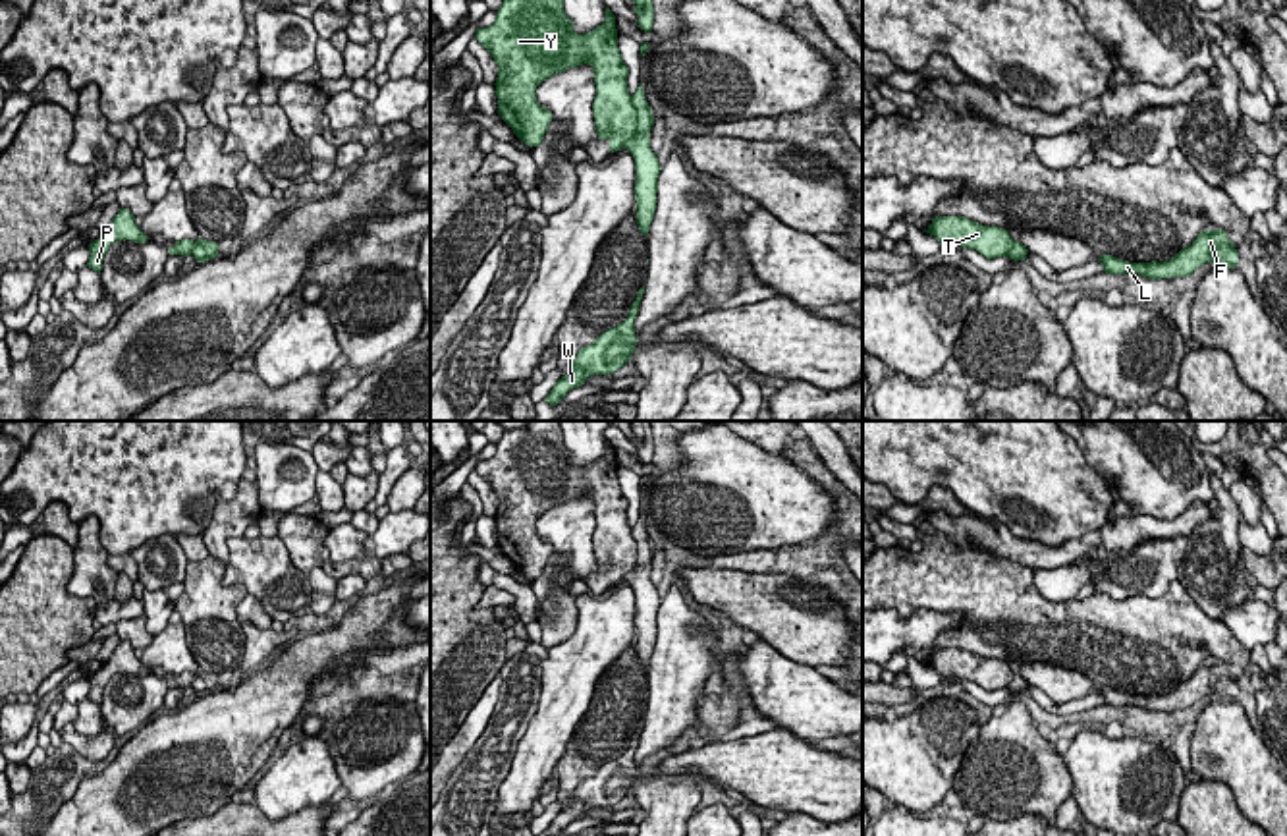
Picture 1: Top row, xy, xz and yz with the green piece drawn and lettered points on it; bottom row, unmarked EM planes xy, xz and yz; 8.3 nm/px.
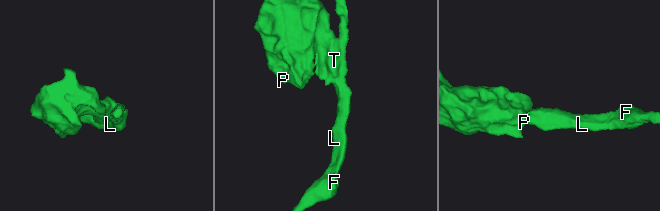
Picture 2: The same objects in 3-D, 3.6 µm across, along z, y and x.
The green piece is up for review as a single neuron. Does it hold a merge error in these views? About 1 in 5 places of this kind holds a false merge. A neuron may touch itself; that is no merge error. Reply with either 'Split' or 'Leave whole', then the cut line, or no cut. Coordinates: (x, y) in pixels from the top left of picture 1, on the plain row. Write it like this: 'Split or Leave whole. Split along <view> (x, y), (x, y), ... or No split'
Split. Split along xz (631, 529), (635, 564), (622, 578)

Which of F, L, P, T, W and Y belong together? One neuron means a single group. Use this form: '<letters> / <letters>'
F L W / P T Y

